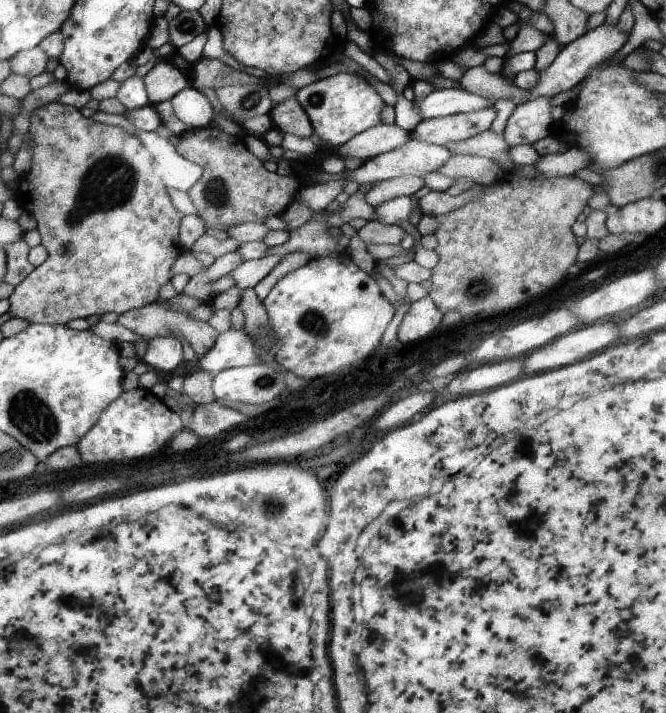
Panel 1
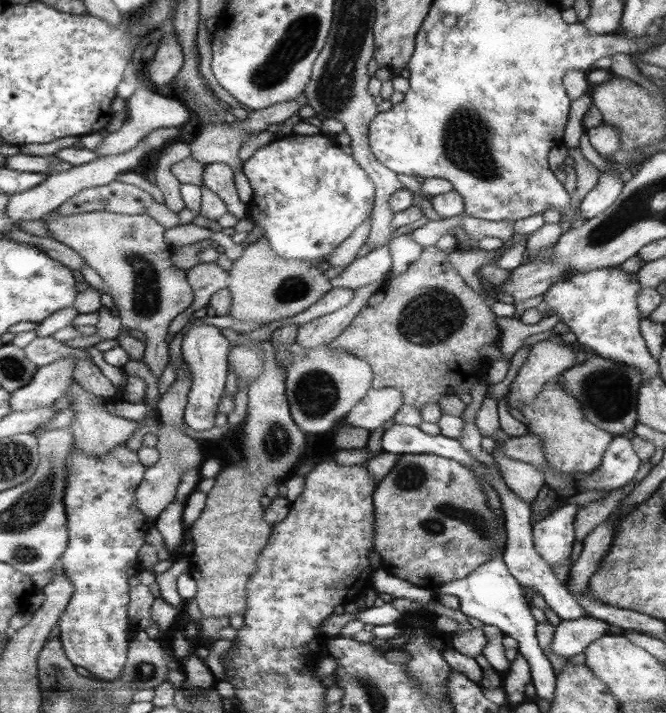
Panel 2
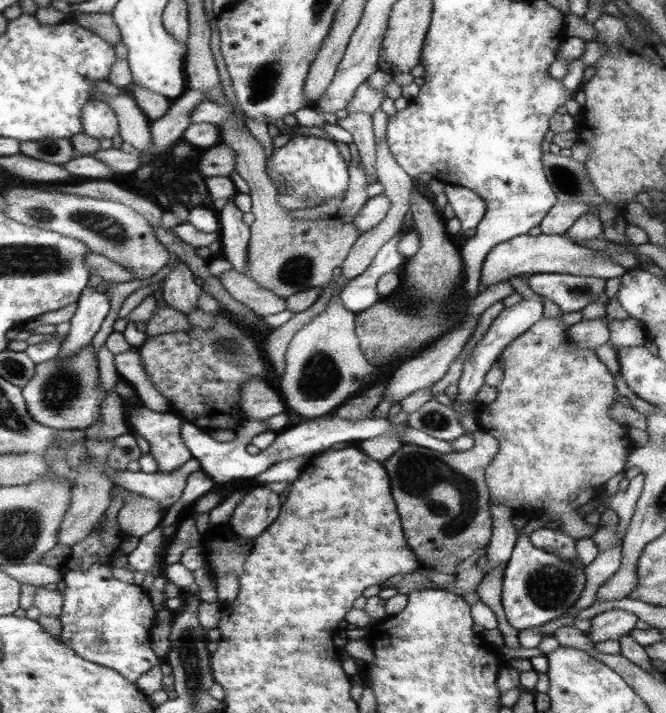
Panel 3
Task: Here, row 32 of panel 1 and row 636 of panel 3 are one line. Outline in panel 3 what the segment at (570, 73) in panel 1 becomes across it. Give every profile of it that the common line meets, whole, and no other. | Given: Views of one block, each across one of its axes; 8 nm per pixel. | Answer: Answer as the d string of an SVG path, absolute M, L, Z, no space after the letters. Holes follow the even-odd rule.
M612 609L591 618L589 629L585 632L594 643L604 640L620 640L636 628L638 617L625 610Z

